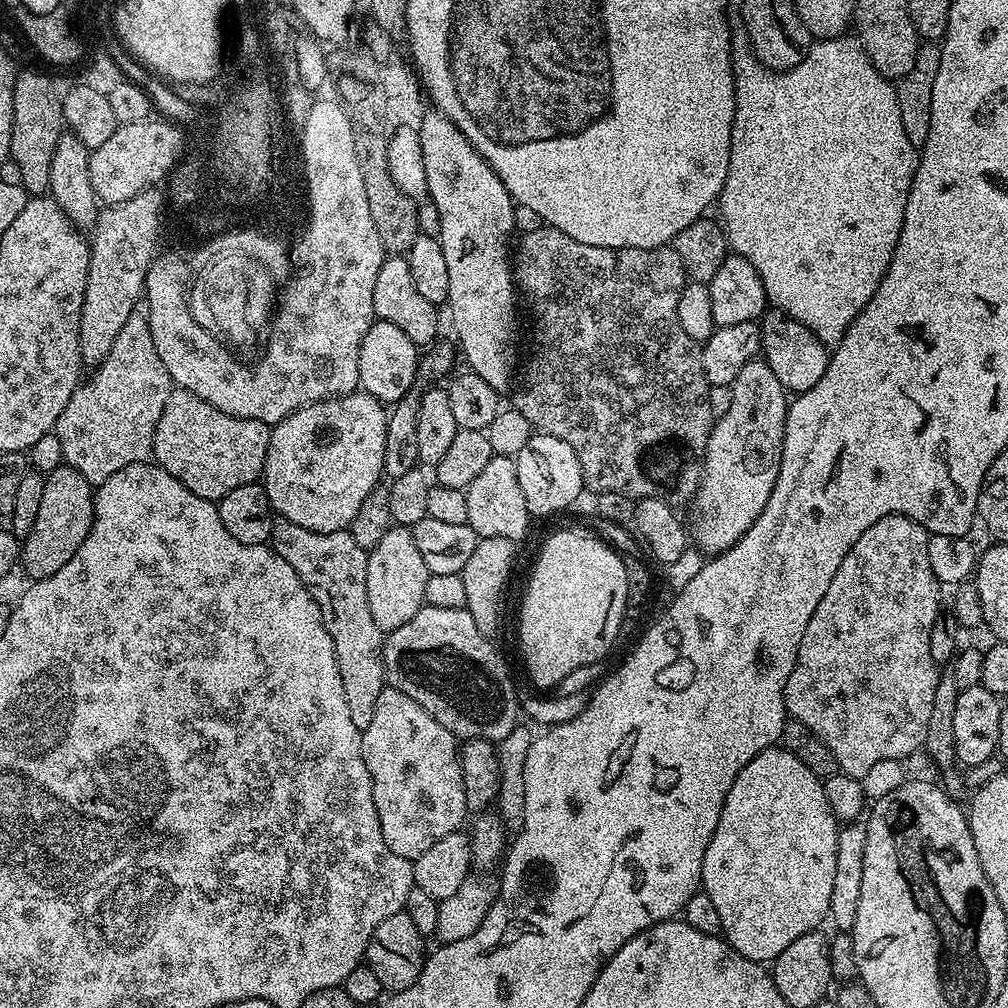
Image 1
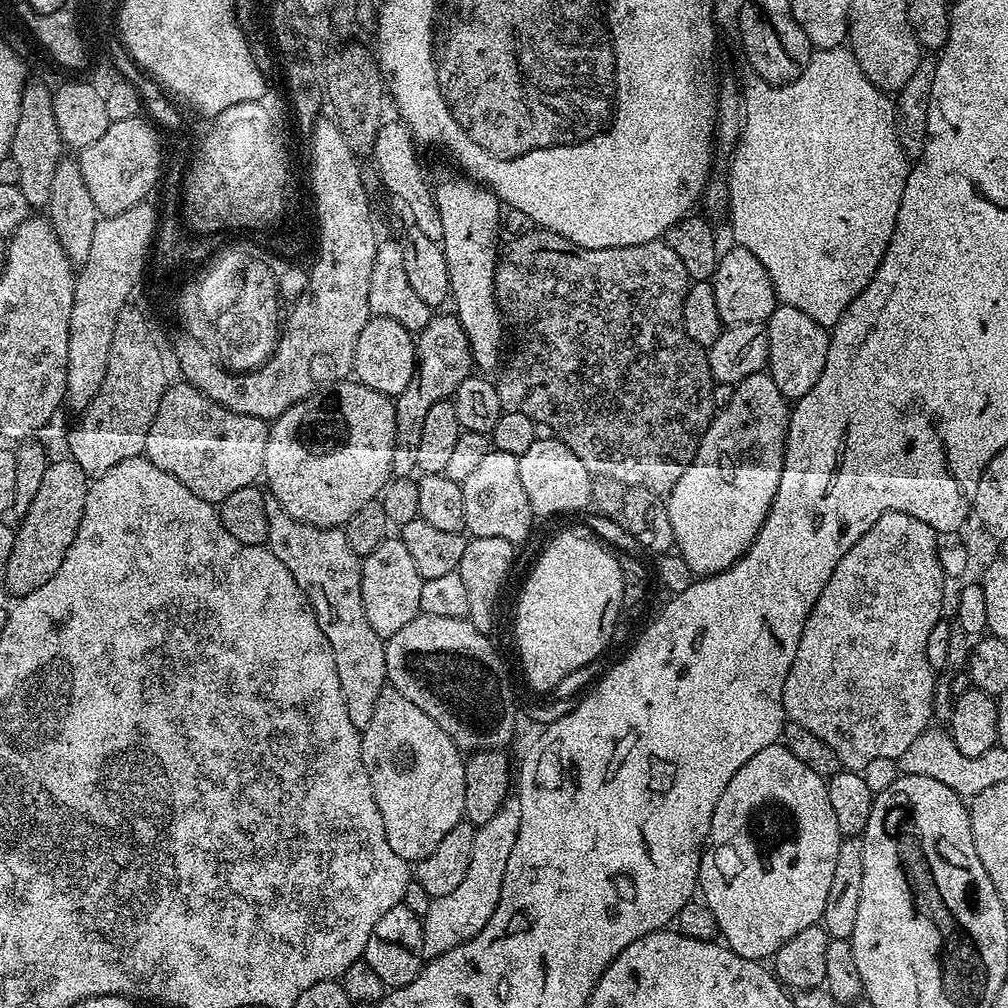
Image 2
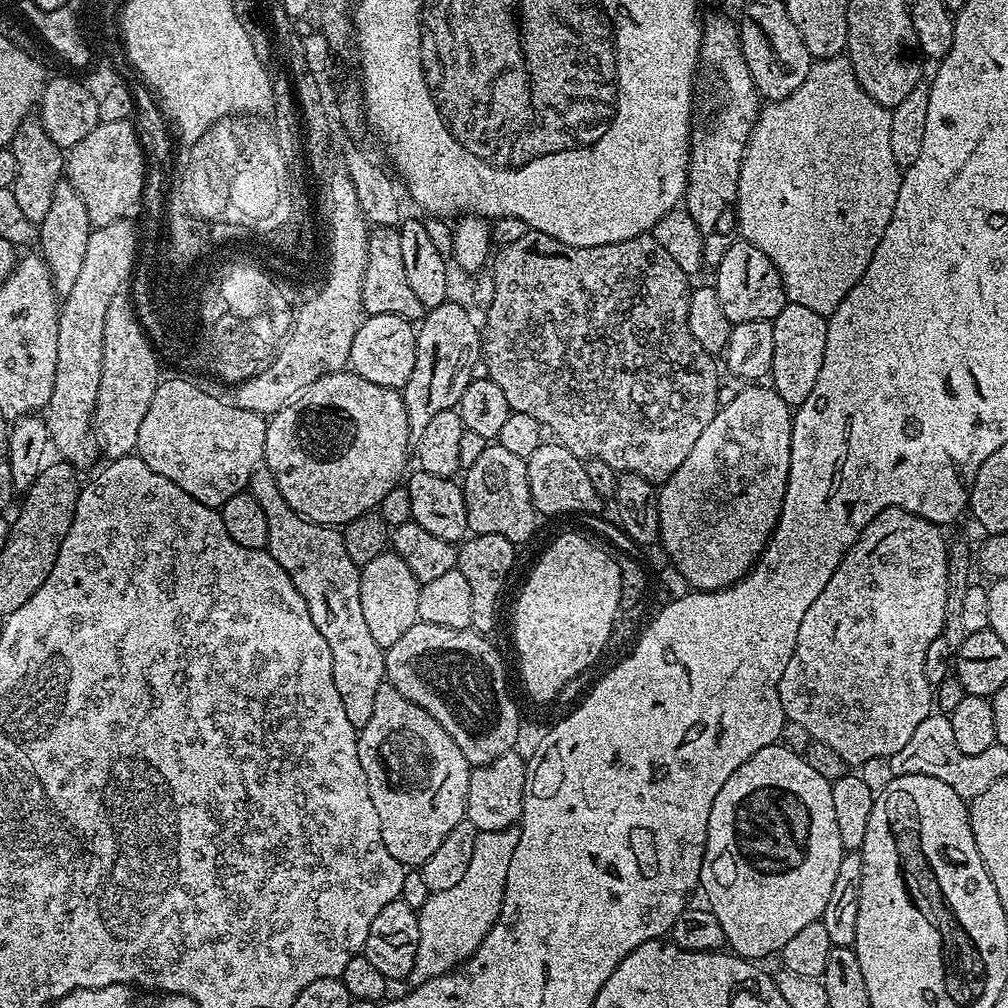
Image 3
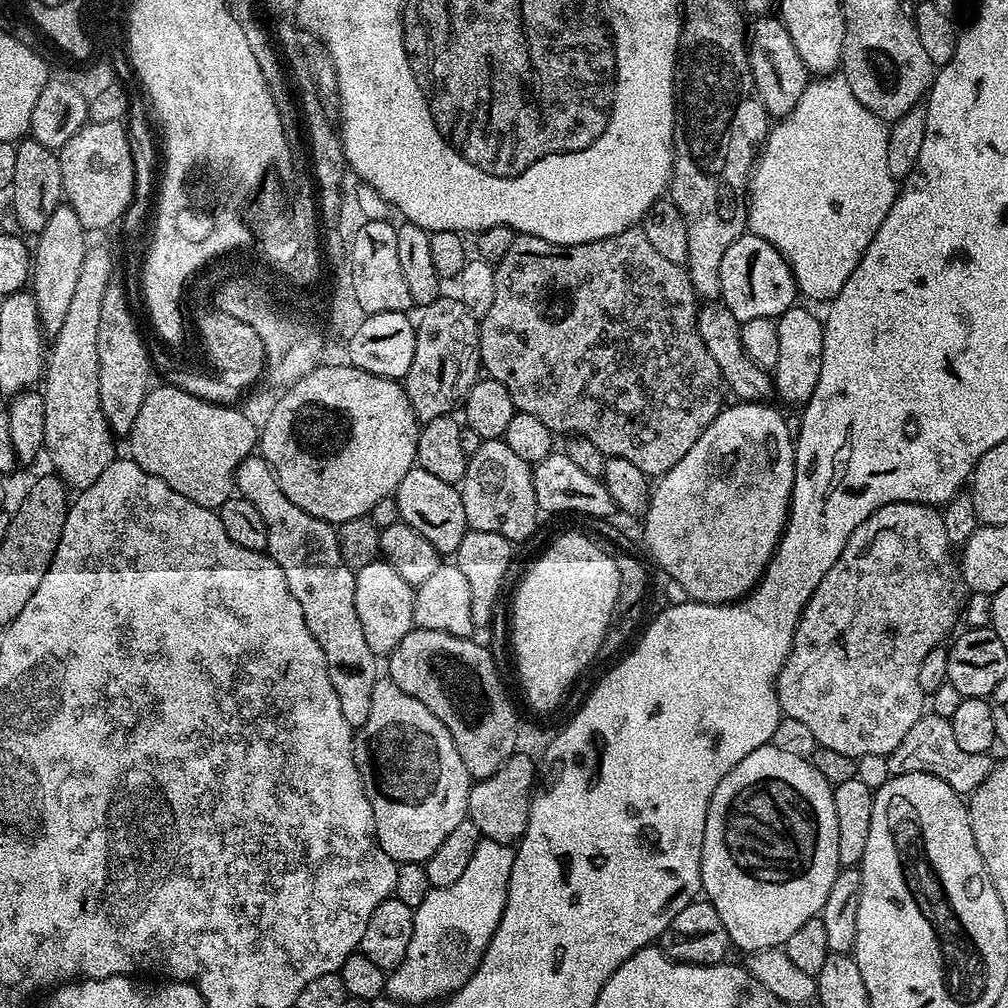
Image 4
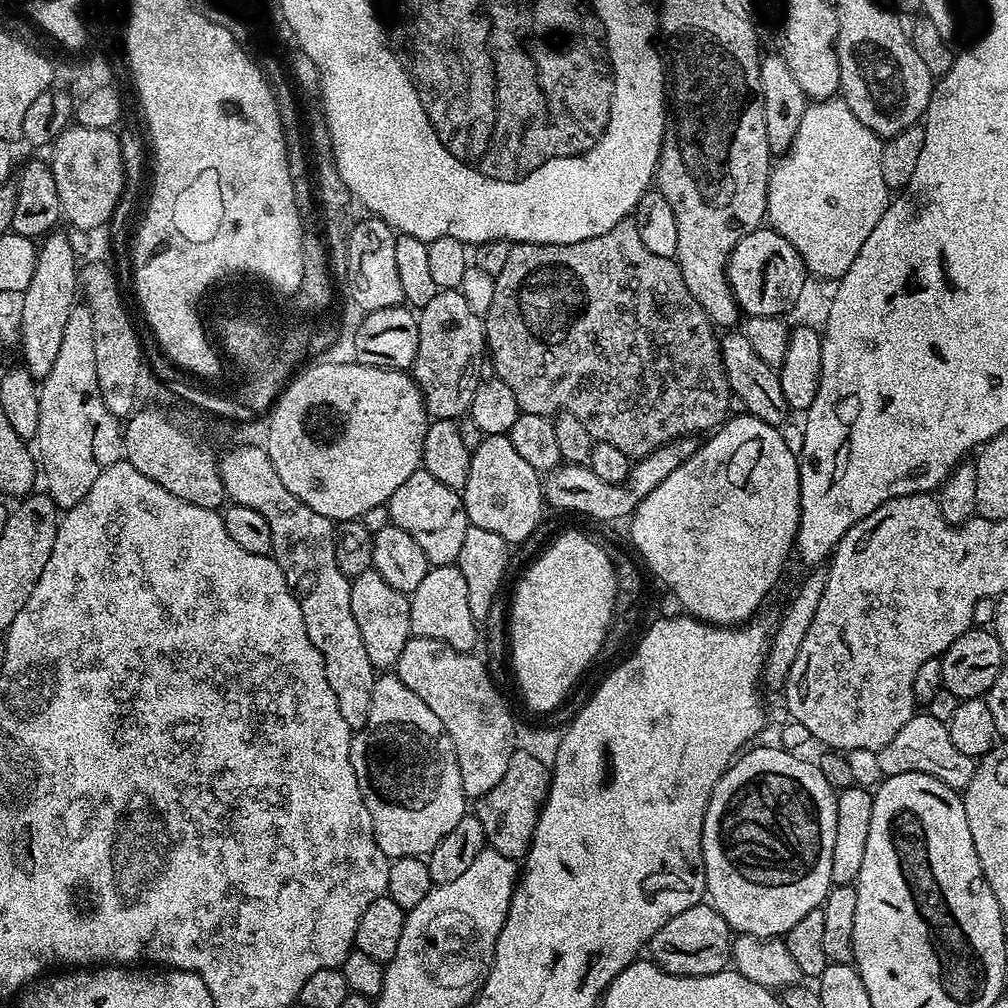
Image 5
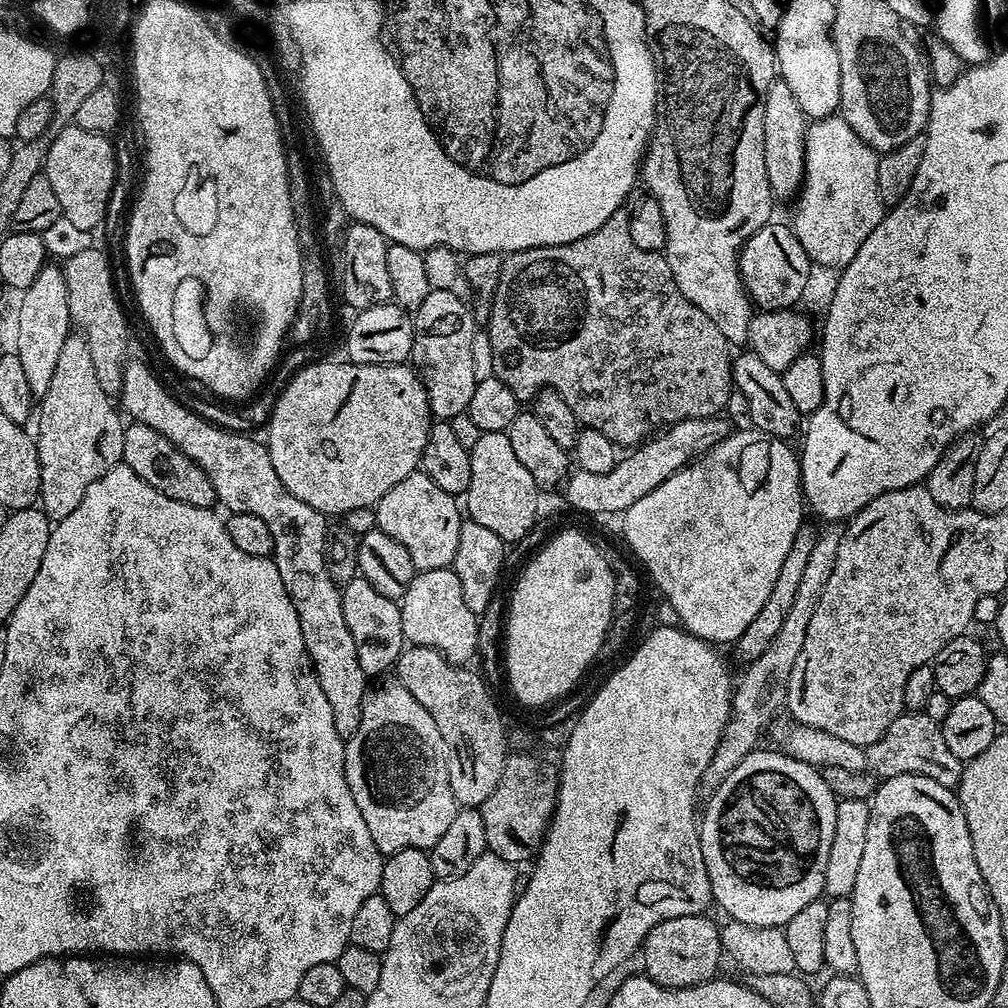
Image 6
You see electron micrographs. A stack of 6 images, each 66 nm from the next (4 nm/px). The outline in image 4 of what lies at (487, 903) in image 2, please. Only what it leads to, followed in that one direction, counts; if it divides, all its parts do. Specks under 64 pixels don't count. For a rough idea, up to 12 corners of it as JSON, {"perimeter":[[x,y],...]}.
{"perimeter":[[480,839],[429,887],[386,992],[439,1002],[480,967],[506,906],[513,845]]}

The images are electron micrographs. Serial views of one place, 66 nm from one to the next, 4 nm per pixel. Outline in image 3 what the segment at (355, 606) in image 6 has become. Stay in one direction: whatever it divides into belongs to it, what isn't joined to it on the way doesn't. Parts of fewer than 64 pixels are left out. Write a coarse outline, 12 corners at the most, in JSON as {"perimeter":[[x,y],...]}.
{"perimeter":[[397,552],[360,568],[362,614],[387,650],[420,619]]}

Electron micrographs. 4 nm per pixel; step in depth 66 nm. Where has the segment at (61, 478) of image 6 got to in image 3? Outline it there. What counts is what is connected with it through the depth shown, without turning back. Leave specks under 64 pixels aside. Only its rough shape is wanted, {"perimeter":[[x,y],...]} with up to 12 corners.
{"perimeter":[[93,227],[63,297],[51,443],[98,456],[92,423],[106,310],[132,278],[138,228]]}

